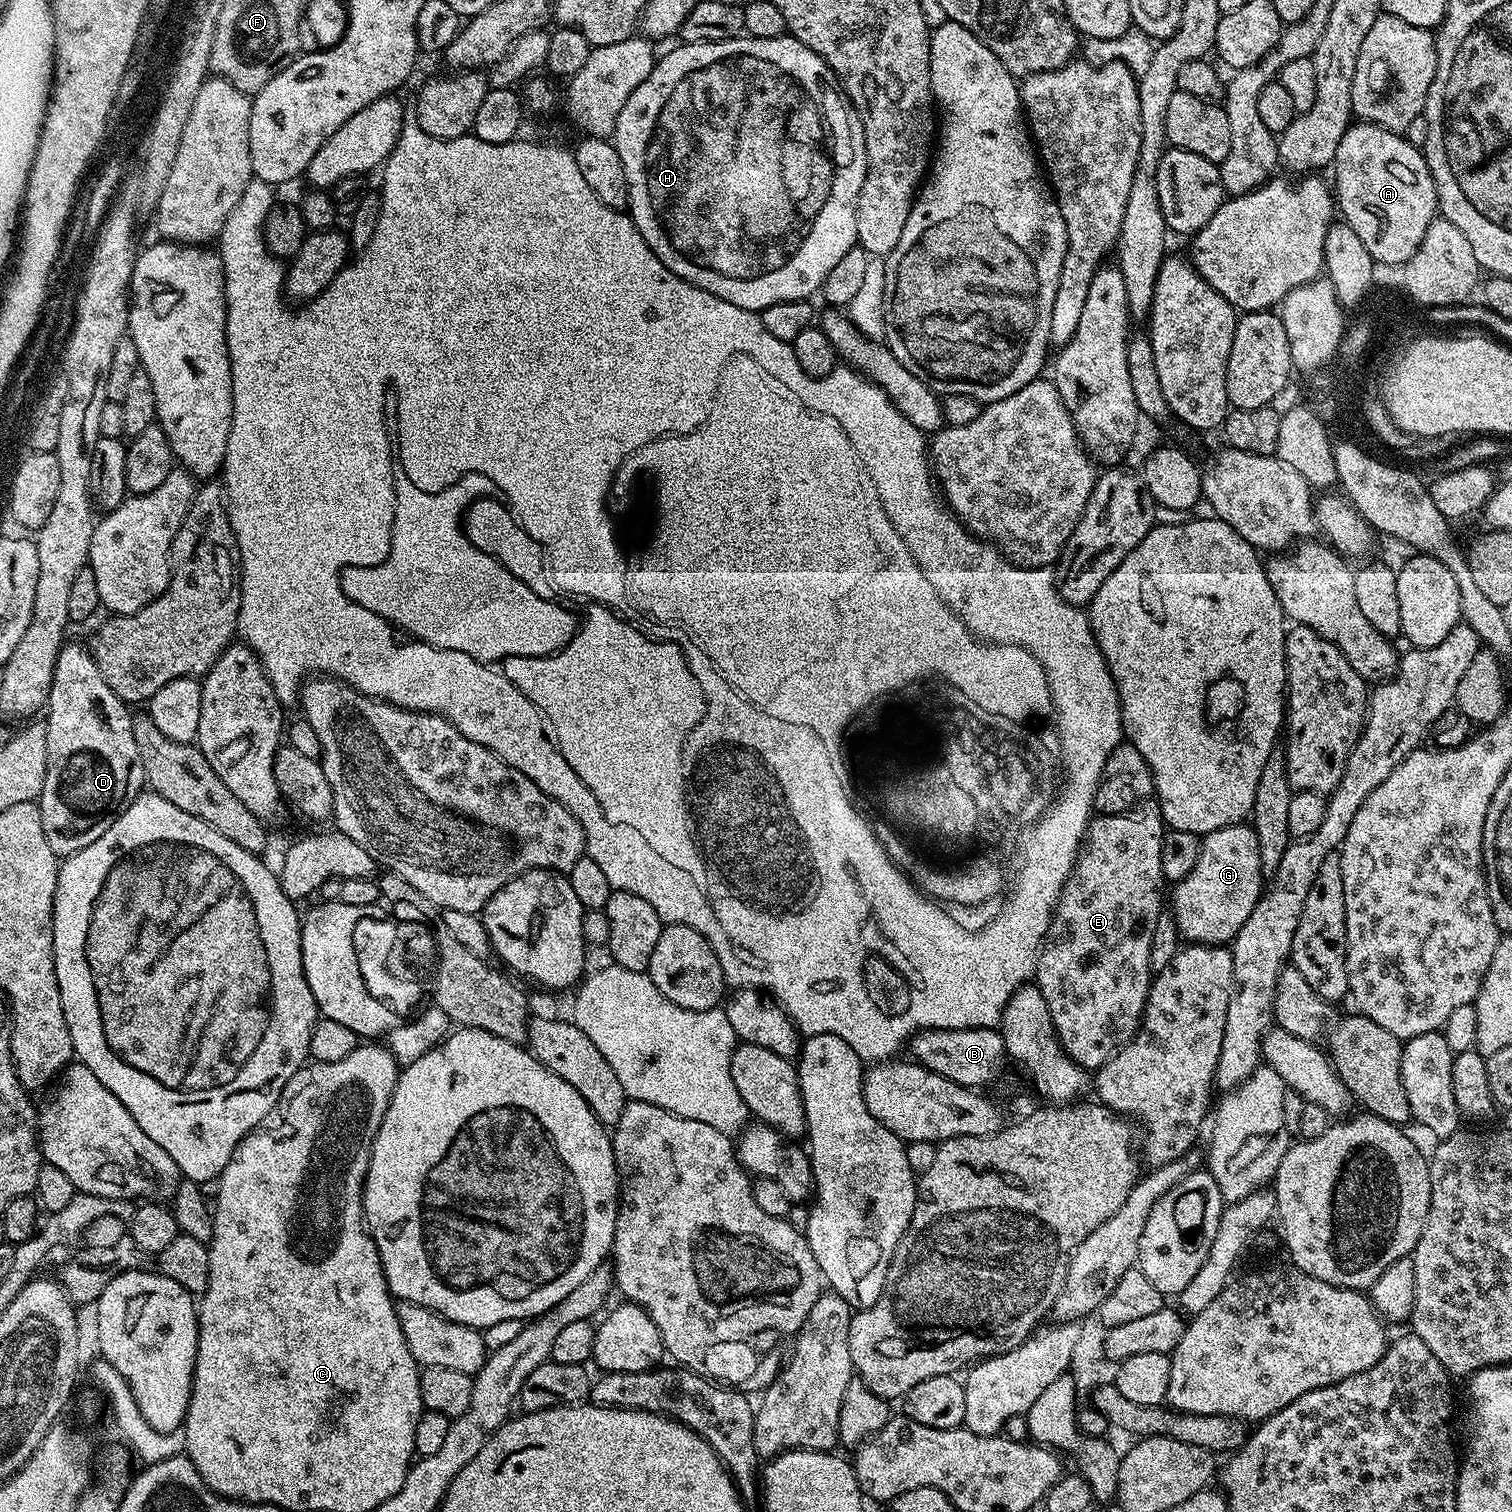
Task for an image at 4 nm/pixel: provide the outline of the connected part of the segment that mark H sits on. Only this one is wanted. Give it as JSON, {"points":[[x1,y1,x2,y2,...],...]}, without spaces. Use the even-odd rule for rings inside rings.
{"points":[[741,34,735,40,723,40,722,42,710,42,709,44,681,43,679,47,670,49,665,56,663,53,657,59,656,64,652,67,652,72,646,78,646,82,642,82,642,86,638,86,638,90,634,90,634,94,630,94,630,98,626,98,626,106,622,106,622,114,618,114,614,143,618,150,618,158,622,158,622,170,626,170,626,182,628,183,627,211,631,215,633,224,642,234,642,238,646,238,650,250,654,250,657,258,671,272,678,274,688,284,698,286,734,306,742,306,742,310,750,310,759,314,764,311,766,306,774,306,778,302,794,302,795,300,806,300,815,297,820,291,822,282,826,282,826,274,830,274,833,266,846,255,846,250,857,247,858,244,856,238,856,203,858,202,858,194,862,190,862,182,866,178,866,146,864,145,862,122,860,116,856,113,856,107,844,95,828,63,818,54,814,54,814,50,810,50,810,46,798,42,790,34,778,38,754,38,747,34]]}

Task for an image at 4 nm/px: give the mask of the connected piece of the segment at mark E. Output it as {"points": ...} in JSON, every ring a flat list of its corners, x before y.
{"points":[[1152,798,1144,800,1131,812,1119,812,1113,816,1093,815,1089,819,1076,863,1052,910,1052,921,1048,933,1044,935,1046,956,1048,952,1046,995,1050,1018,1068,1057,1085,1070,1101,1068,1131,1040,1144,1019,1148,986,1154,975,1152,939,1160,924,1160,903,1166,900,1161,856,1165,831,1159,803]]}

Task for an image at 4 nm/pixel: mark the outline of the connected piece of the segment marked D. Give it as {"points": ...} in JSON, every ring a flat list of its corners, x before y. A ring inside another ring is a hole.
{"points":[[65,643,54,666,52,689,46,705,46,782,38,801,42,830,46,830,46,842,57,858,67,858,78,850,98,842,106,830,136,799,145,783,142,758,138,754,138,742,134,742,134,719,129,705,114,694,114,690,102,678,96,660,87,647]]}

